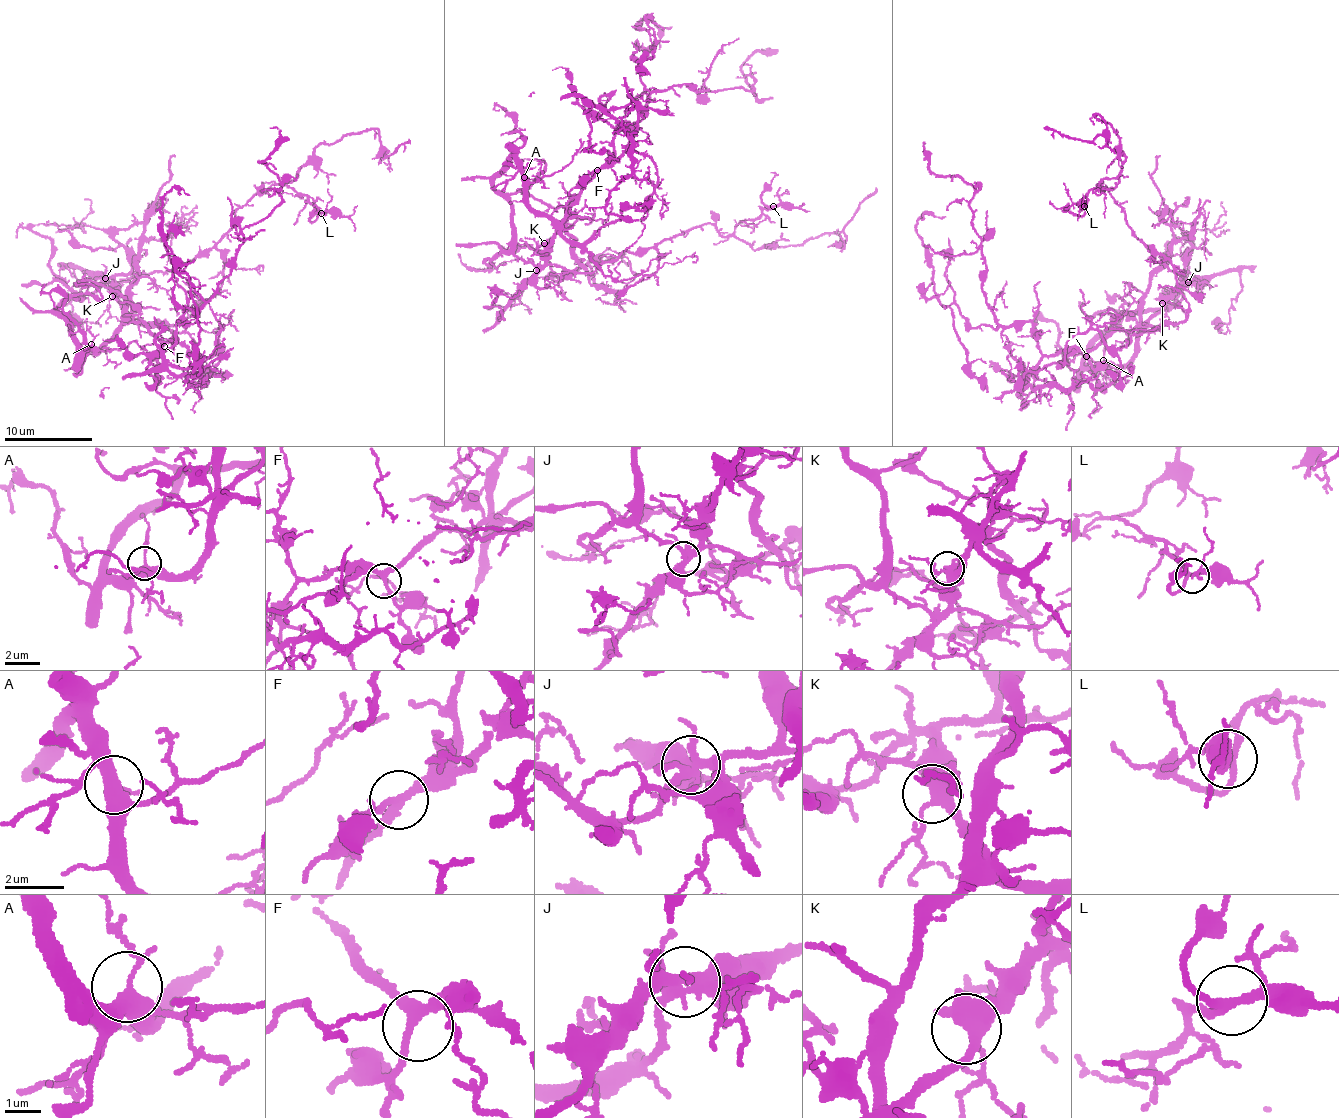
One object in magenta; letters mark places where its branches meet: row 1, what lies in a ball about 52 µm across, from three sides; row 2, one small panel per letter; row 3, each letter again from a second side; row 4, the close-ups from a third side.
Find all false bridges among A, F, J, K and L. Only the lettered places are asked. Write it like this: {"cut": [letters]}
{"cut": ["J"]}

